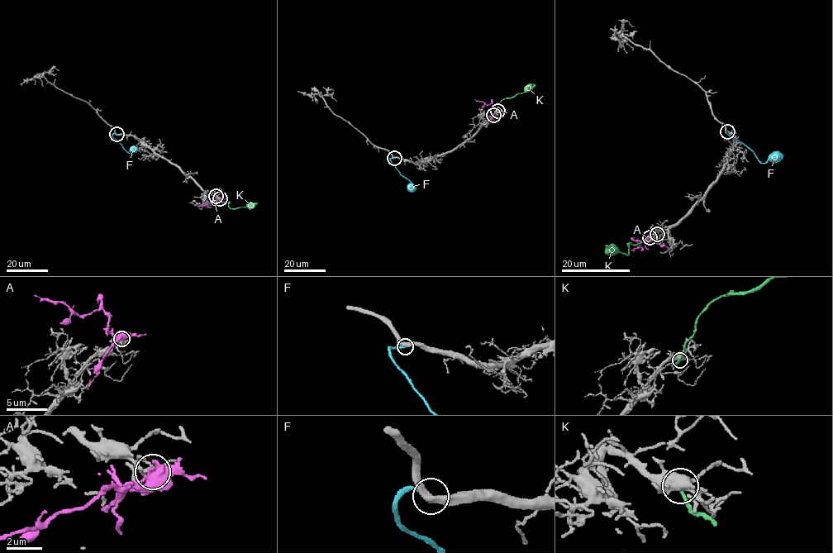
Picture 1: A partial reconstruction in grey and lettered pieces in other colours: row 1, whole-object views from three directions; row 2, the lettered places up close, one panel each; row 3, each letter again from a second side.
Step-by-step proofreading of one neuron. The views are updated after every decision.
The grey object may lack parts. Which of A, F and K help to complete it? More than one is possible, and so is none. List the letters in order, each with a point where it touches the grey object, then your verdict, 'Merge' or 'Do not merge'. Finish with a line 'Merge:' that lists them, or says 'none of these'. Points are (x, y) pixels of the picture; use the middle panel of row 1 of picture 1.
A: Touches grey at (497, 111). Do not merge
F: Touches grey at (394, 158). Merge
K: Touches grey at (493, 115). Do not merge
Merge: F

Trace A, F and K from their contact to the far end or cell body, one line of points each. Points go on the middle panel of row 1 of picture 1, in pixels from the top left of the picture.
A: (497, 111), (492, 103), (486, 105), (474, 99)
F: (394, 158), (390, 158), (391, 163), (411, 183), (412, 192)
K: (493, 115), (499, 102), (504, 98), (530, 90), (535, 85)

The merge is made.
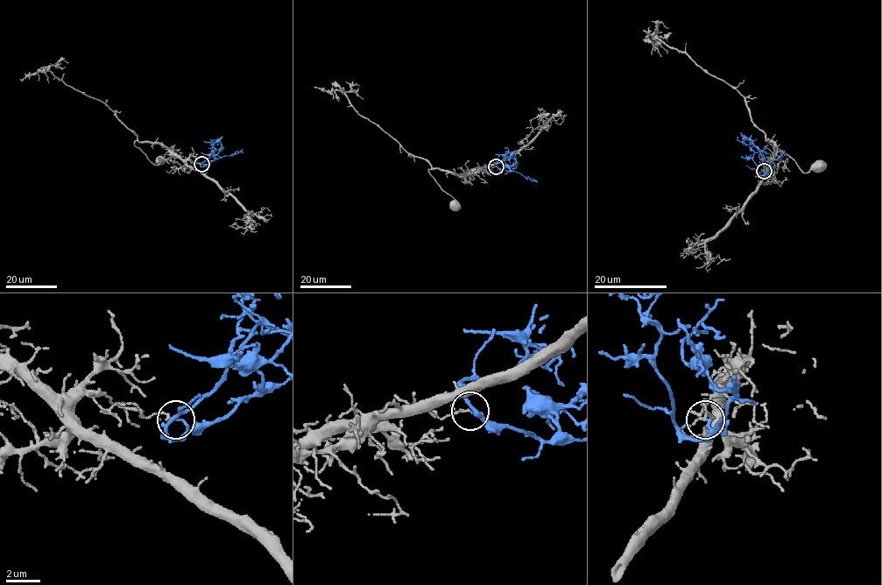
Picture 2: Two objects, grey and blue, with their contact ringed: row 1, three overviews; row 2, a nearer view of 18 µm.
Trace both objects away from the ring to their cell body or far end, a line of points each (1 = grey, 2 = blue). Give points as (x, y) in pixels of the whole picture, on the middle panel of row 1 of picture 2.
1: (497, 166), (475, 168), (459, 174), (428, 169), (436, 182), (455, 199), (455, 207)
2: (497, 166), (509, 170), (516, 160), (512, 153), (516, 151)

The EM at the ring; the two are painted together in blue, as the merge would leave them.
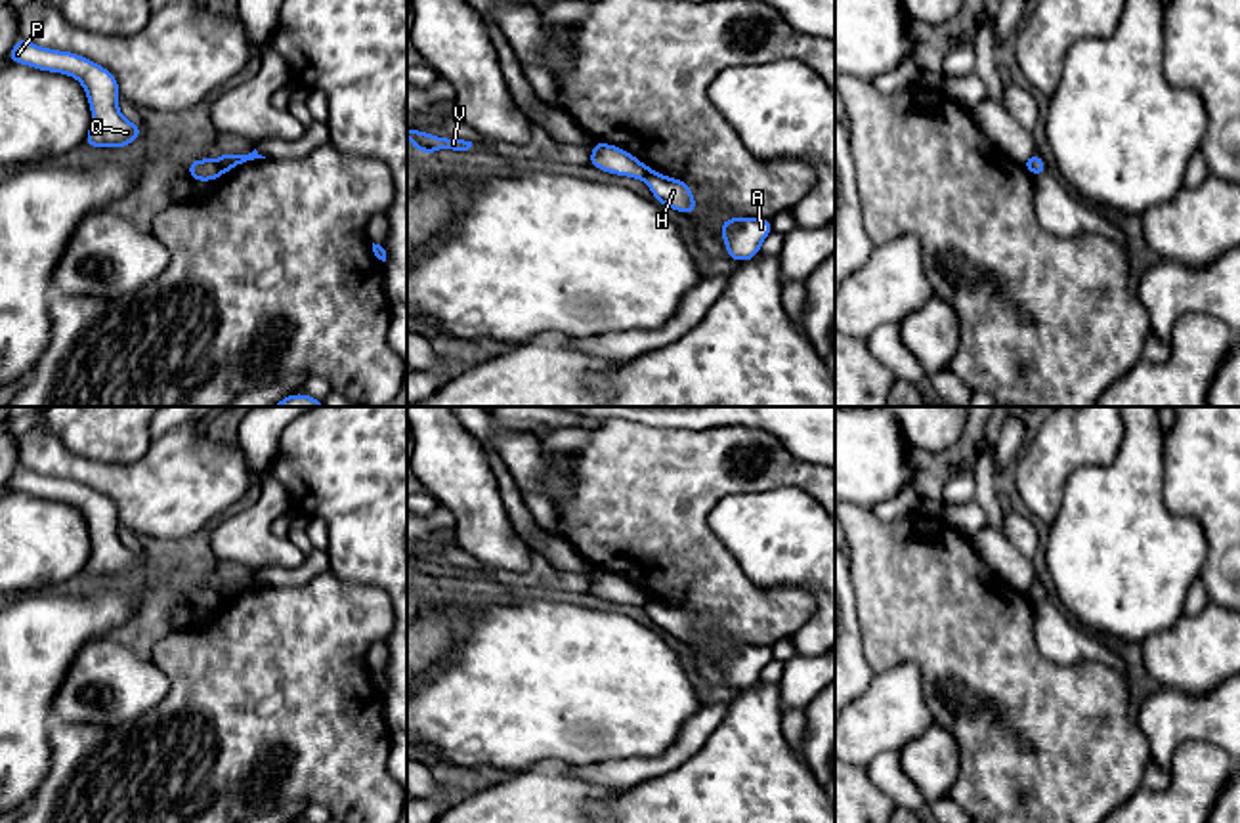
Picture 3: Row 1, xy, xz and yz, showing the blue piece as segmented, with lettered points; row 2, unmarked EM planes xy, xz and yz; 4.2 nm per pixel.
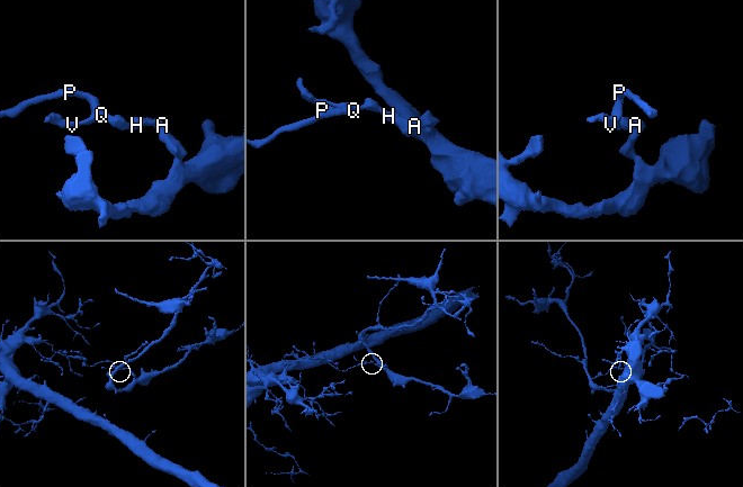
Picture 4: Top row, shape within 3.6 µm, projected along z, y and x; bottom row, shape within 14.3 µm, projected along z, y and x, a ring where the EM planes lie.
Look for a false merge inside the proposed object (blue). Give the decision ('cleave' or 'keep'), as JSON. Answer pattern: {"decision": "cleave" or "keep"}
{"decision": "cleave"}

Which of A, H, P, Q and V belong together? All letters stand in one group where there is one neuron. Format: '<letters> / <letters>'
A H / P Q V

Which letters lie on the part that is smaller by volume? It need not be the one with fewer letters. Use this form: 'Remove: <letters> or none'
Remove: A, H

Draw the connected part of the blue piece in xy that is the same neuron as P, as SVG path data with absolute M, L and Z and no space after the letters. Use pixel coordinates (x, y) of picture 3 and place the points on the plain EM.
M23 464L15 468L8 489L46 500L69 502L84 514L92 538L92 554L82 569L86 575L120 577L141 565L139 552L130 550L120 542L118 510L105 495L73 479L36 474Z

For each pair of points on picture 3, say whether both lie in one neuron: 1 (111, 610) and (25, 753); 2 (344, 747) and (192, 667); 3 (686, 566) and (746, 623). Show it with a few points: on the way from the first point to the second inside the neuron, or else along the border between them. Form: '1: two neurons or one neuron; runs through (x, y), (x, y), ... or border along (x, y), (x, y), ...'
1: one neuron; runs through (73, 634), (25, 682), (25, 715)
2: one neuron; runs through (306, 720), (277, 701), (264, 701), (230, 680)
3: one neuron; runs through (702, 579), (730, 608)

